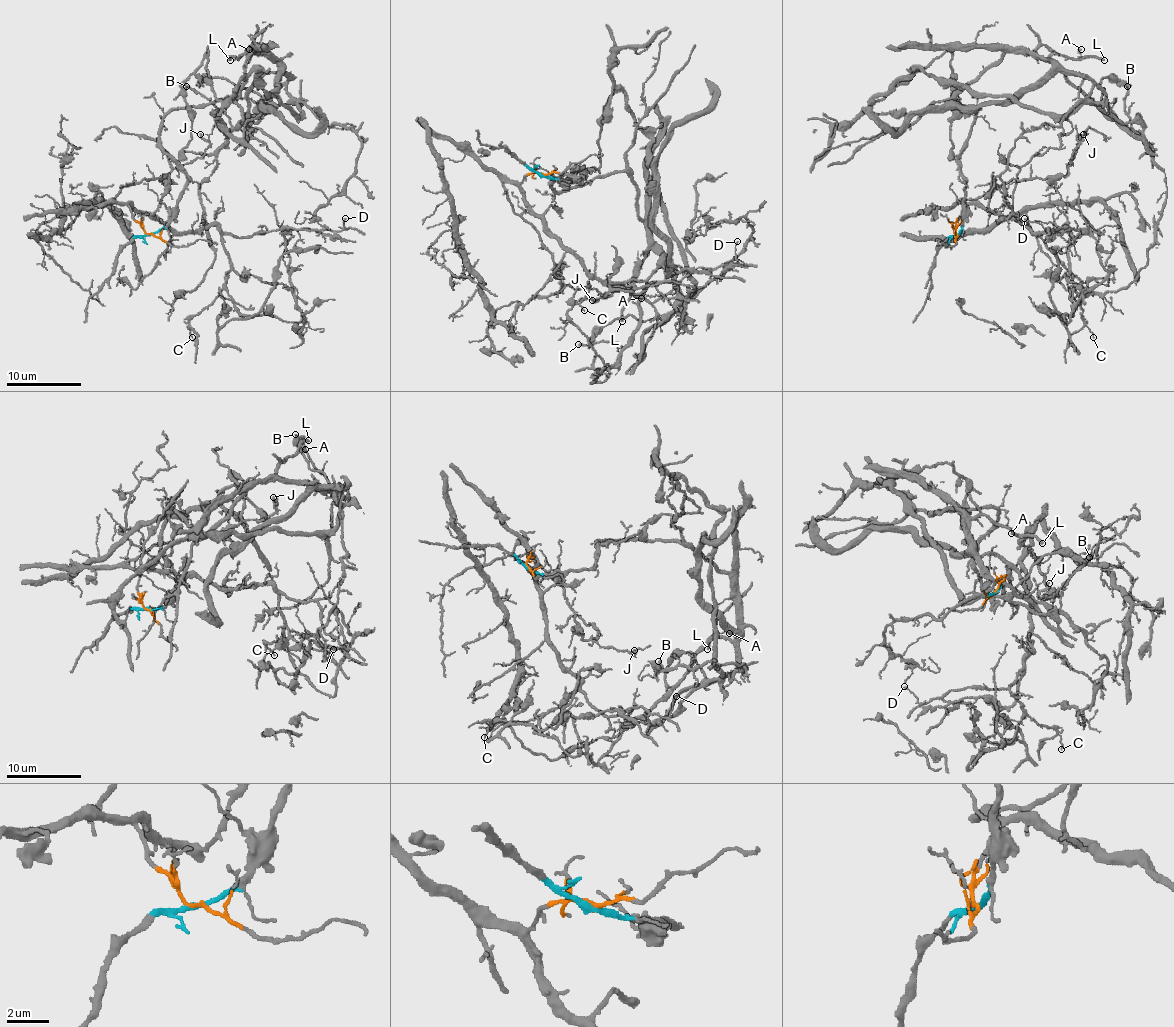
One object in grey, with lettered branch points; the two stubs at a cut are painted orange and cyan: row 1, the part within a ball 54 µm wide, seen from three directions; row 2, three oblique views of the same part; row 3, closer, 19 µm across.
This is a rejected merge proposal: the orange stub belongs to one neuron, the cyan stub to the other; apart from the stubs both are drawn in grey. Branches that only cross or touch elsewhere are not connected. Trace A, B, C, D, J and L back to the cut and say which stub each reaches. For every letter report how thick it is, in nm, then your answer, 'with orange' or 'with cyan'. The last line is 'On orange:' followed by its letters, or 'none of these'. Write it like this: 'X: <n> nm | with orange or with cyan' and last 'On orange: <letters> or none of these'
A: 150 nm | with cyan
B: 200 nm | with cyan
C: 130 nm | with orange
D: 140 nm | with orange
J: 170 nm | with orange
L: 240 nm | with cyan
On orange: C, D, J

